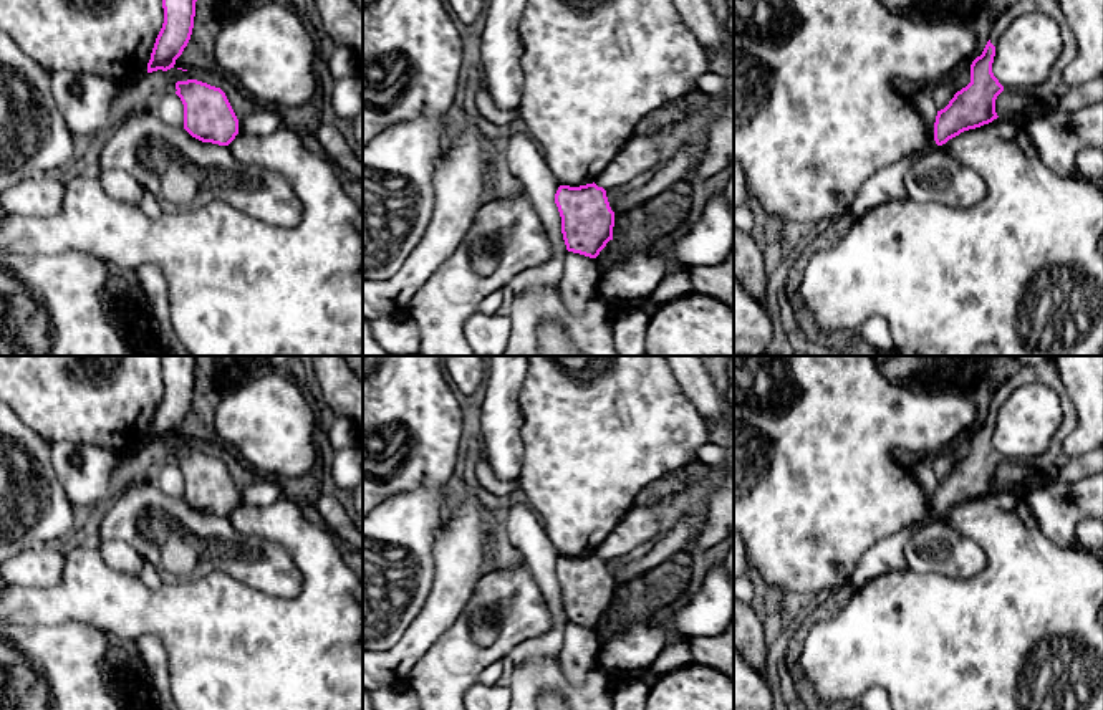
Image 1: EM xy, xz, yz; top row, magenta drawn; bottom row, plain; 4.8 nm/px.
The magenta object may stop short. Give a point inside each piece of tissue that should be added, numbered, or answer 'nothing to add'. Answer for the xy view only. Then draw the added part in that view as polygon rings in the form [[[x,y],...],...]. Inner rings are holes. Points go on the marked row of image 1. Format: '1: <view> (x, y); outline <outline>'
nothing to add

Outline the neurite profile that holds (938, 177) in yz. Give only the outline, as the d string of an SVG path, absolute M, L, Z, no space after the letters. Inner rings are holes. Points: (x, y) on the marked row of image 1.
M939 147L919 157L904 177L906 199L969 209L985 197L985 182L969 162Z

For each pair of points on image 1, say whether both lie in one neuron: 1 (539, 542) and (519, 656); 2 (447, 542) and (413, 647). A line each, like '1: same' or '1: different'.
1: same
2: same

